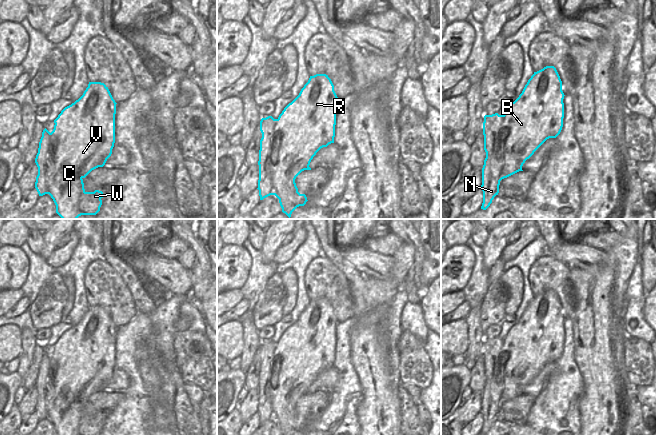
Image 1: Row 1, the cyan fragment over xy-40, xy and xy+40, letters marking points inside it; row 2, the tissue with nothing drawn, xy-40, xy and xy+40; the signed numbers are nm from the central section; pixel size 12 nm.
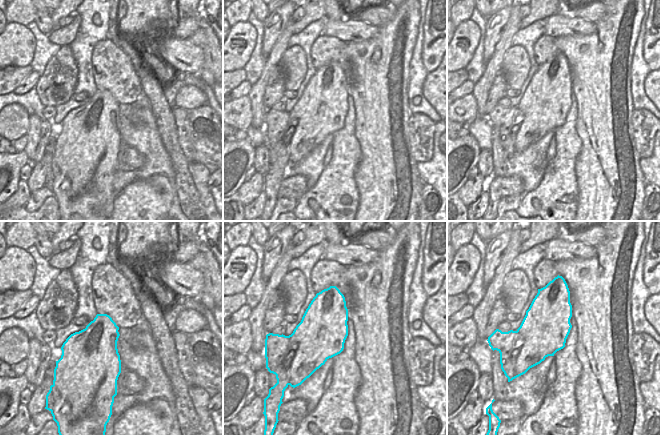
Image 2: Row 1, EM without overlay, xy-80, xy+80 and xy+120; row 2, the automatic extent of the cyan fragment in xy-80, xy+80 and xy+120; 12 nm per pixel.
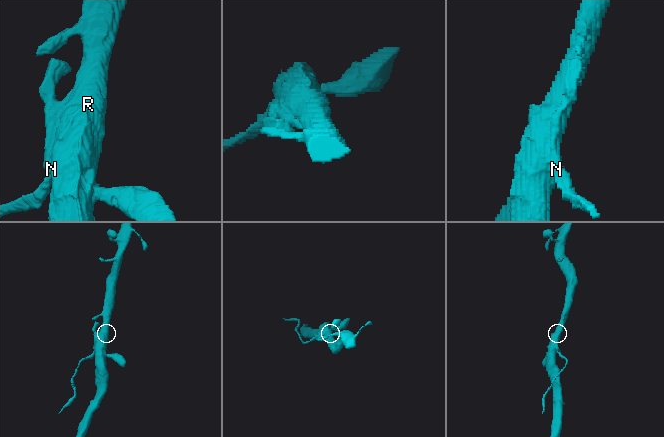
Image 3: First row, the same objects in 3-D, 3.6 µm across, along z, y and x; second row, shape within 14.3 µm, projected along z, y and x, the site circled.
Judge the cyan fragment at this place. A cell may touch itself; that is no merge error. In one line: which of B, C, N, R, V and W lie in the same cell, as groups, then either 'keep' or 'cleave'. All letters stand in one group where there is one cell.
groups B C R V W / N; cleave

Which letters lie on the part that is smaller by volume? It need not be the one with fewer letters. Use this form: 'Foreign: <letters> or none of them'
Foreign: N

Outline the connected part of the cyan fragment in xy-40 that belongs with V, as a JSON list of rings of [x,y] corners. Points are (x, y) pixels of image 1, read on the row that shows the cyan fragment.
[[[89,82],[83,95],[65,107],[54,120],[51,147],[47,152],[50,164],[55,169],[48,179],[48,194],[56,205],[56,213],[62,219],[77,219],[81,215],[96,215],[100,211],[103,192],[86,192],[83,179],[92,170],[103,167],[112,154],[116,104],[104,83]]]

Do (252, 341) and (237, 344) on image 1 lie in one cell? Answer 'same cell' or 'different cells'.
different cells

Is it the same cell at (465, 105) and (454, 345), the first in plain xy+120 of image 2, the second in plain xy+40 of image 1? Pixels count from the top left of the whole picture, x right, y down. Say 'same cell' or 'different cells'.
same cell

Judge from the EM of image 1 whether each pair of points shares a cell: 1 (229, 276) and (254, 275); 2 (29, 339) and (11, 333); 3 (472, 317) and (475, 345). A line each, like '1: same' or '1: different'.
1: different
2: different
3: same

